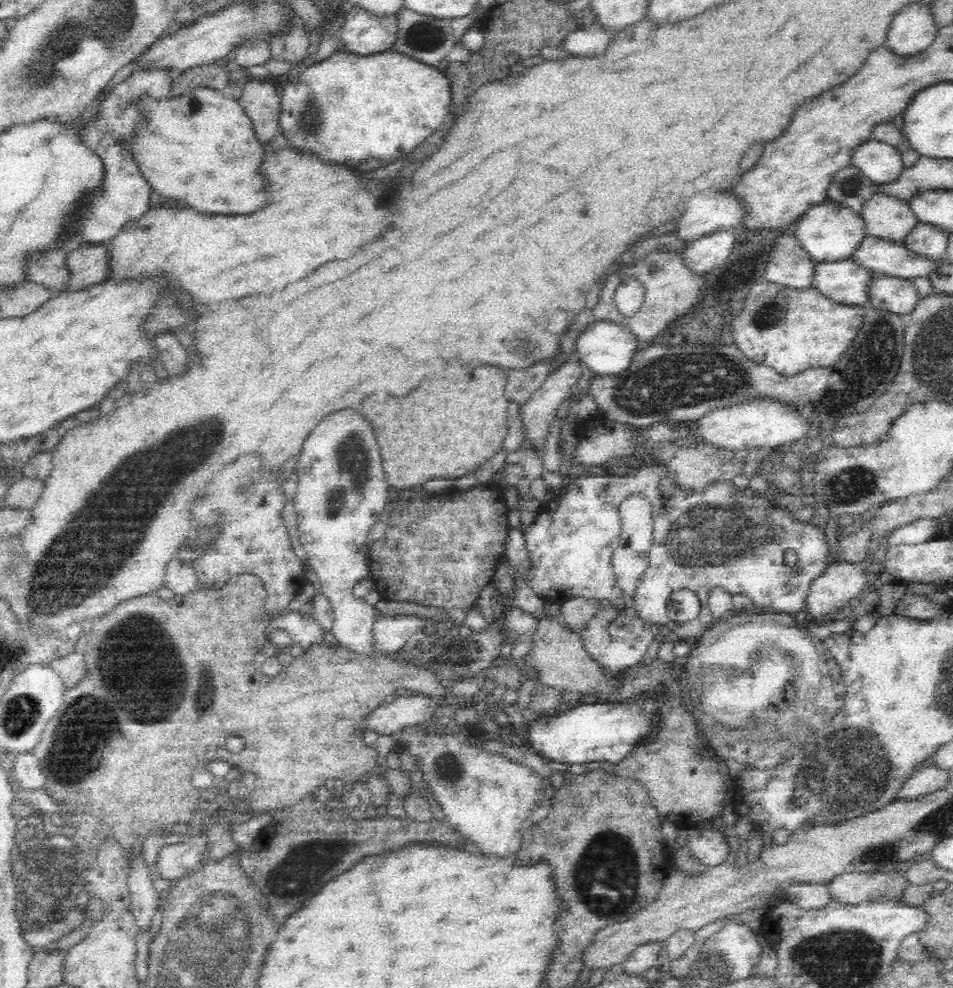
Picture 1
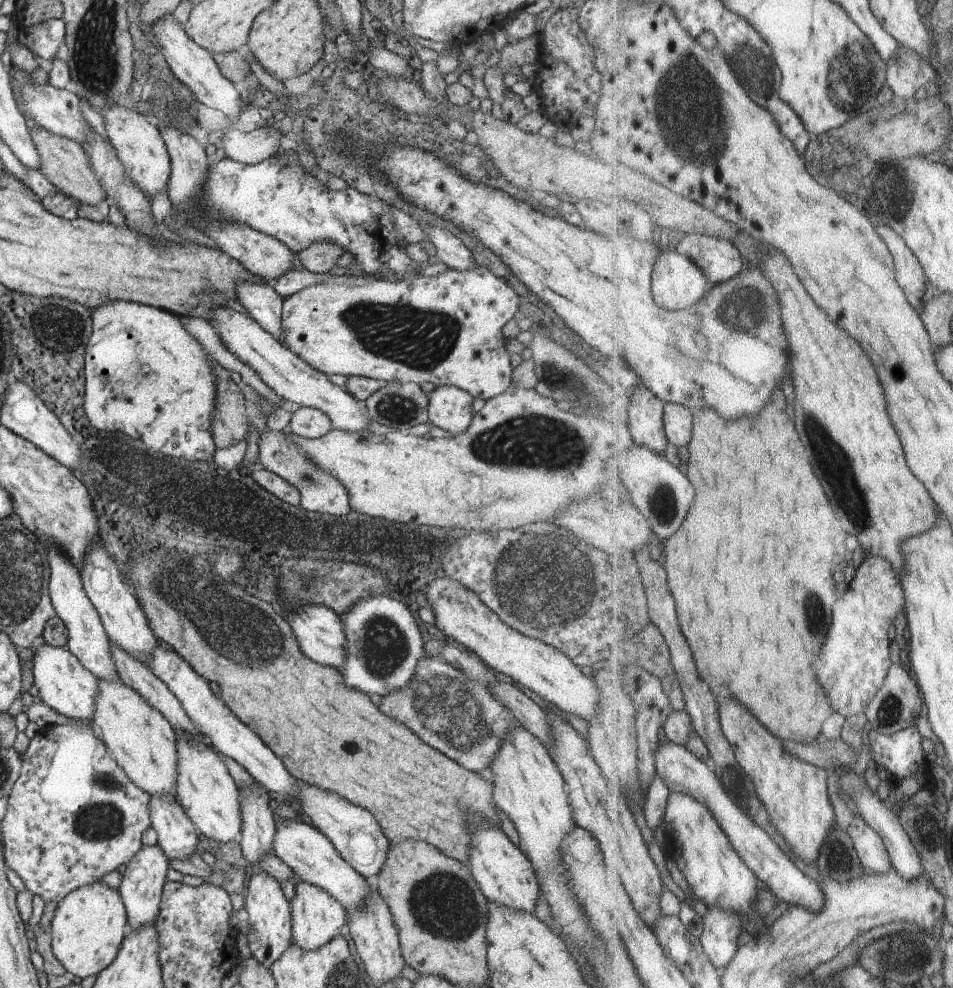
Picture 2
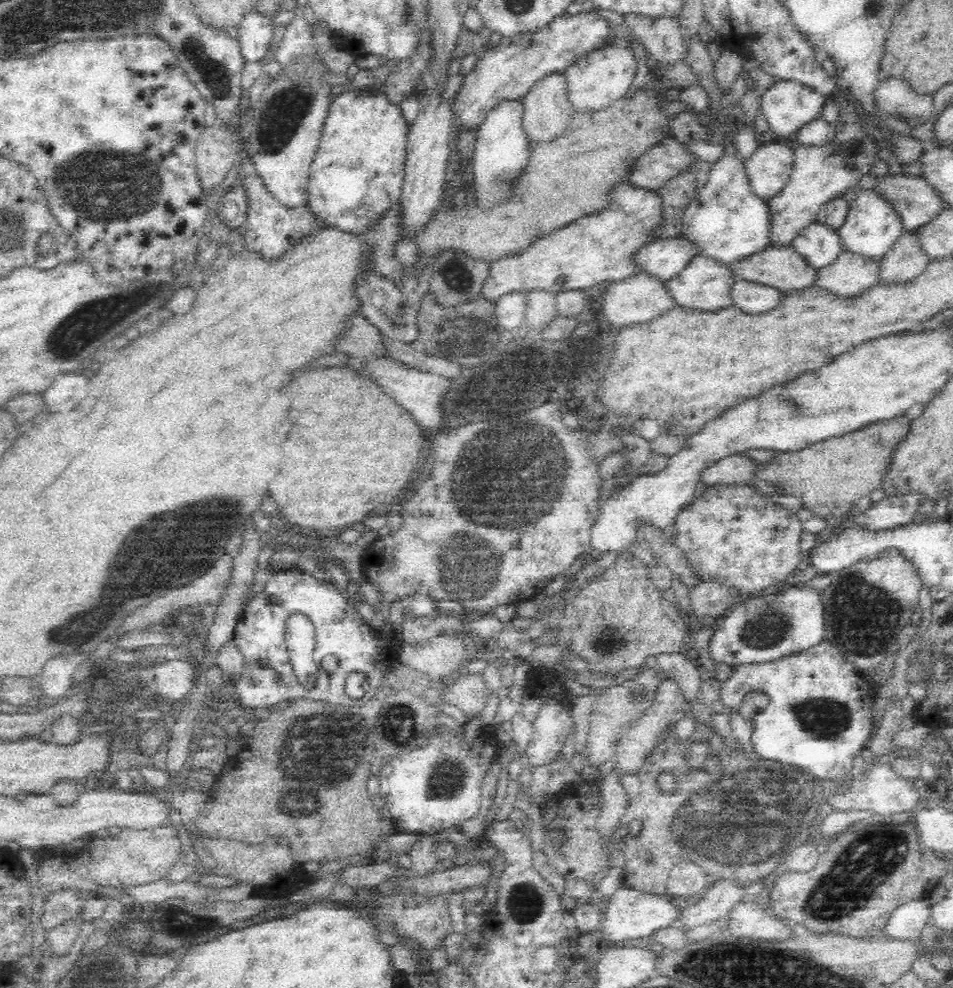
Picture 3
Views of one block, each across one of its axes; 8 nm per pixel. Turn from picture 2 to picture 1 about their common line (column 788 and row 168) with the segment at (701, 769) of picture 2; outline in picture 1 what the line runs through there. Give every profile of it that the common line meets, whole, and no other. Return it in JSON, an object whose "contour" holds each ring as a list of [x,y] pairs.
{"contour":[[[869,138],[851,149],[848,164],[860,171],[872,185],[886,186],[898,179],[903,169],[901,154],[895,147]]]}

